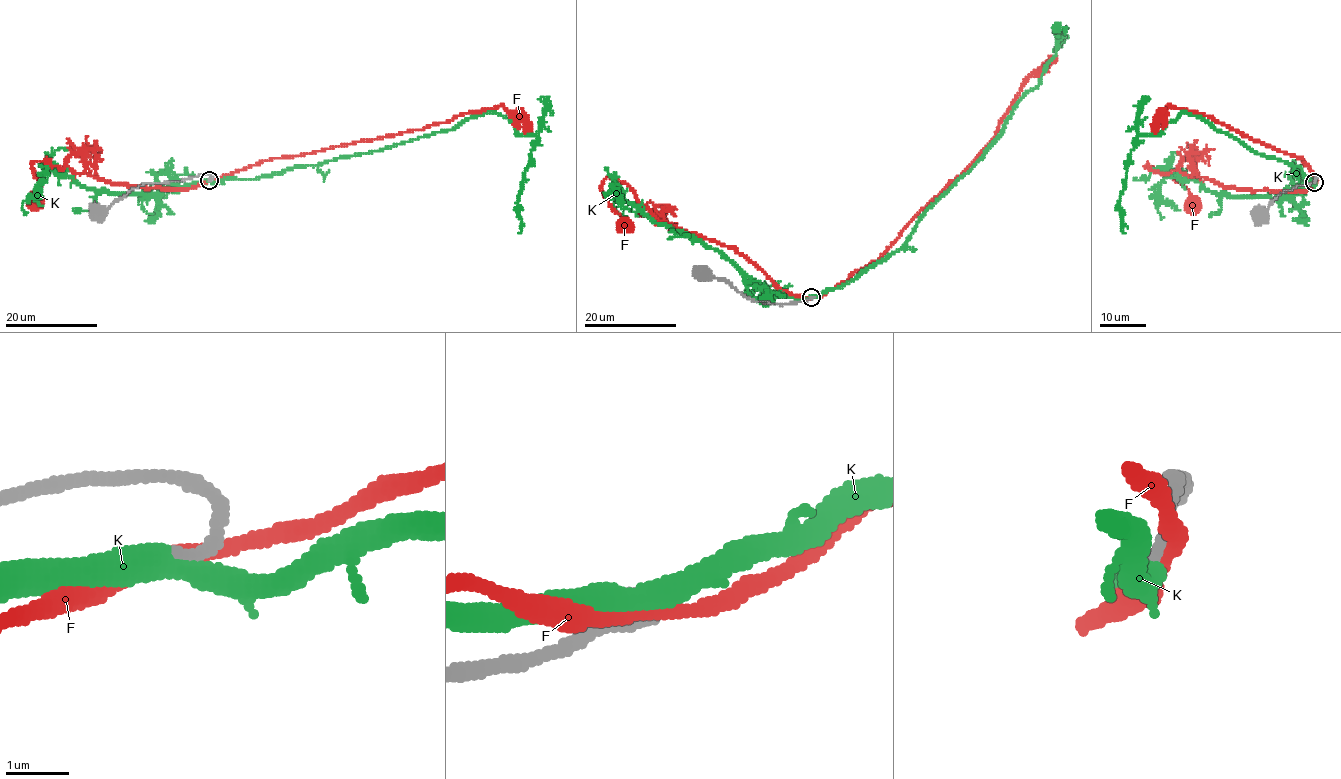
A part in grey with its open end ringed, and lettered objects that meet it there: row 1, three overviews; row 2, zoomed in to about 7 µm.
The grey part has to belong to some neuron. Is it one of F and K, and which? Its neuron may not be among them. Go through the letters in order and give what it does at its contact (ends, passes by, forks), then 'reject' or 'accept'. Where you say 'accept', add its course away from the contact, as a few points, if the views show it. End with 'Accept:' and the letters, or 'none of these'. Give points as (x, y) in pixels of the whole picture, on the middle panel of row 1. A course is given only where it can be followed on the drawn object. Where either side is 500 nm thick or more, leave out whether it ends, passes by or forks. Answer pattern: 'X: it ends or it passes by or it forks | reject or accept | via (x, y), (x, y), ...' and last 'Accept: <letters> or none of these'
F: it passes by | reject
K: it passes by | accept | via (812, 296), (852, 281), (898, 250), (1039, 83), (1059, 39), (1054, 25), (1064, 31)
Accept: K

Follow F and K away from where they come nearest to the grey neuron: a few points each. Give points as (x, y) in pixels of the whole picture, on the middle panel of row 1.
F: (813, 297), (780, 290), (732, 247), (660, 221), (627, 184), (606, 177), (602, 193), (624, 224)
K: (812, 296), (852, 281), (898, 250), (1039, 83), (1059, 39), (1054, 25), (1064, 31)

